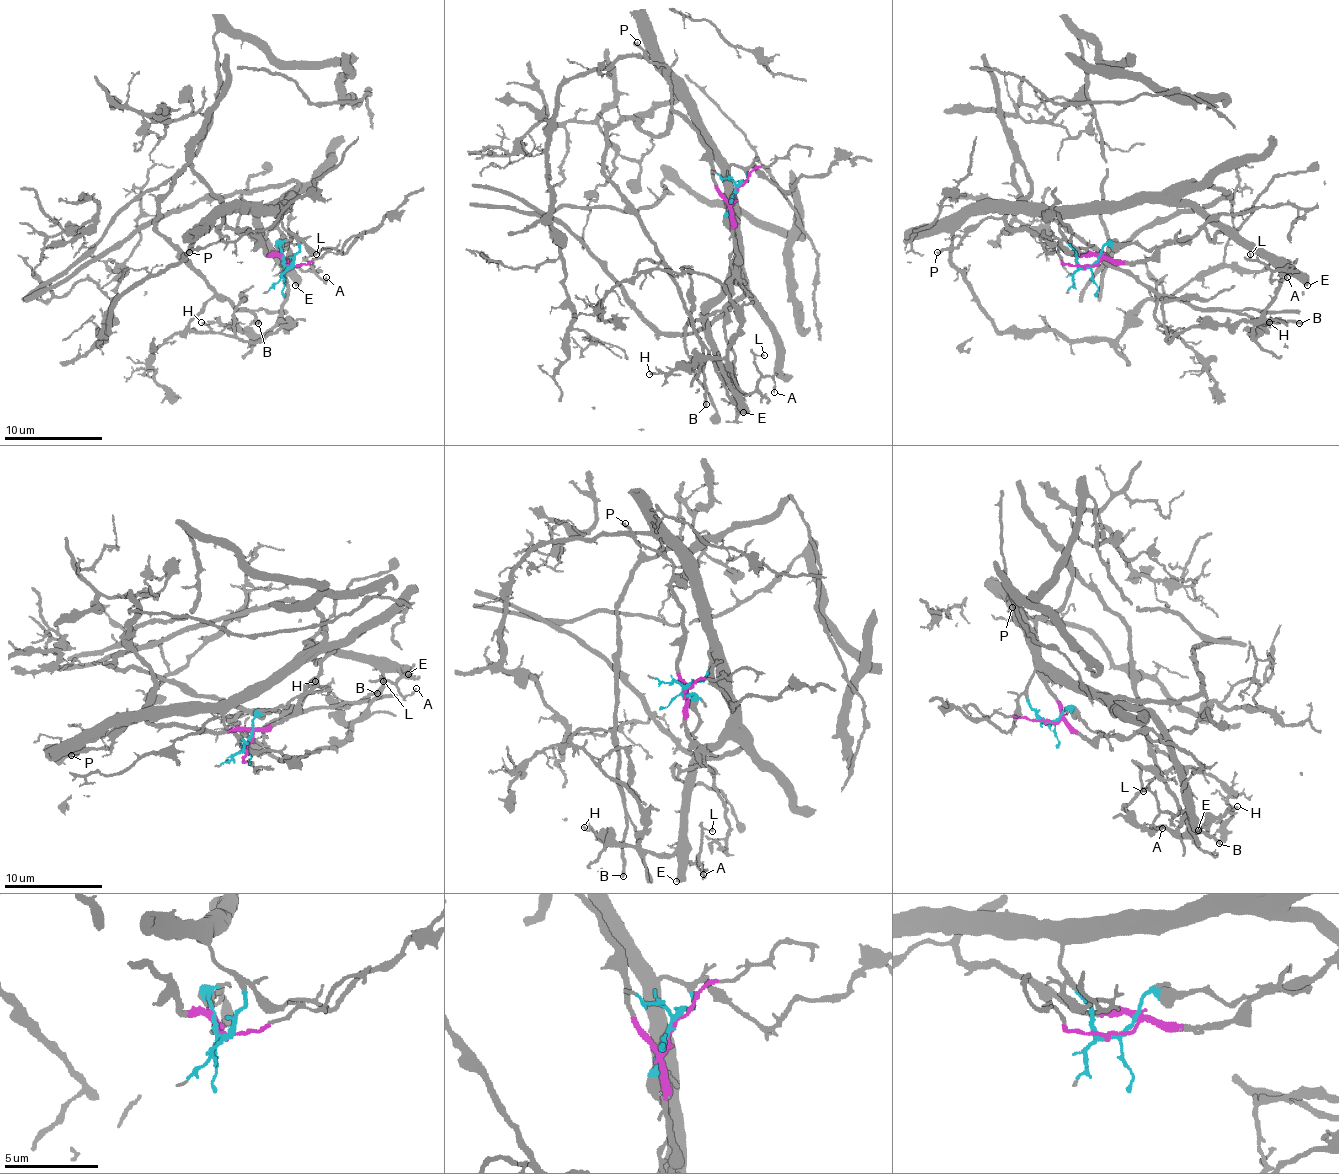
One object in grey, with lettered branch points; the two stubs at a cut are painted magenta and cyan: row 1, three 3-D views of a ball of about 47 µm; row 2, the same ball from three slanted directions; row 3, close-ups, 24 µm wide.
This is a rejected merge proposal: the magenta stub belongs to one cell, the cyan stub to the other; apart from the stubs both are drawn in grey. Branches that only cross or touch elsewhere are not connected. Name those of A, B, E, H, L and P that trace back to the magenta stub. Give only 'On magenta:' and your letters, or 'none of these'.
On magenta: B, P

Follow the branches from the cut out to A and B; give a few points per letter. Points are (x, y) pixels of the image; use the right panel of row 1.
A: (1088, 266), (1059, 227), (1064, 217), (1192, 200), (1290, 269), (1271, 278), (1288, 276)
B: (1088, 266), (1096, 256), (1007, 224), (1029, 187), (1017, 163), (1015, 187), (1027, 202), (1160, 293), (1300, 323)

